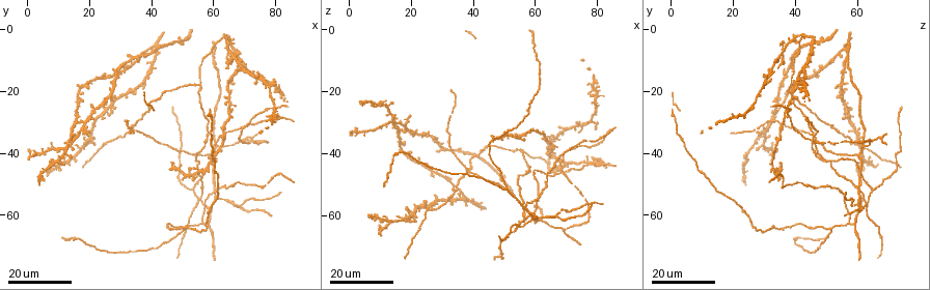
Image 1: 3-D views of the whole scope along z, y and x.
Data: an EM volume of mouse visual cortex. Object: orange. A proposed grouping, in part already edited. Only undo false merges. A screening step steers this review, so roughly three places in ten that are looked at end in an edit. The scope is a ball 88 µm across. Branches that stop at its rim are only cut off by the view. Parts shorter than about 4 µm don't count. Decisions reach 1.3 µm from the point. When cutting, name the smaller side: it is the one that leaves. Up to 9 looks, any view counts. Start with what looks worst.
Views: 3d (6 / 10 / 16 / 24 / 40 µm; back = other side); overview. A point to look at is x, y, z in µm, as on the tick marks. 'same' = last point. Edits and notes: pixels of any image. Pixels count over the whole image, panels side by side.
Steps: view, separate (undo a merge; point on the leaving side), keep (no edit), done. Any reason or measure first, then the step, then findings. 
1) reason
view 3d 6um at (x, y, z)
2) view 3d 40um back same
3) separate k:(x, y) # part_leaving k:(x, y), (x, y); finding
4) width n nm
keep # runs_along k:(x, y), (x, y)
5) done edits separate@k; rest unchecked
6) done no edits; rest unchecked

two arms at a narrow angle
view 3d 16um at (65, 7, 36)

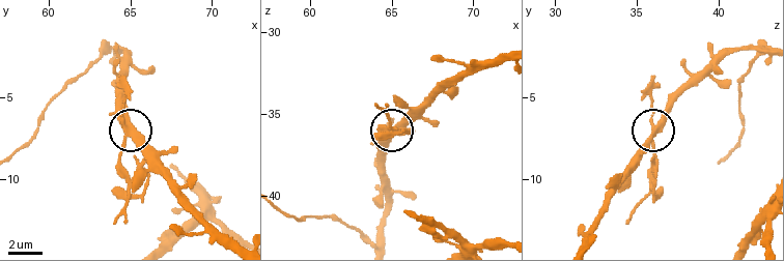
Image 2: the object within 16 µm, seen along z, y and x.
view 3d 6um at (64.9, 7.2, 35.9)

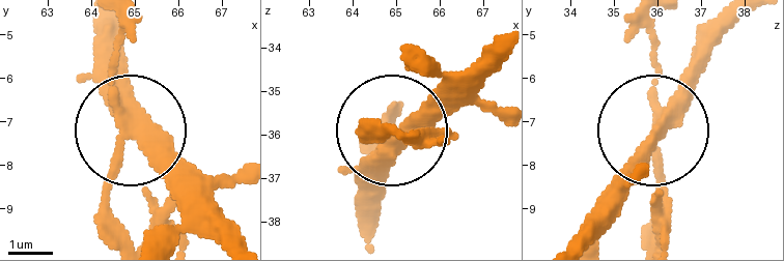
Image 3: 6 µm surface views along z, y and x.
arms 4
separate 3:(111, 59) # part_leaving 3:(127, 116), (108, 234); a second neuron is stuck on

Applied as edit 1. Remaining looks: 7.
three arms meet
view 3d 16um at (67, 57, 60)

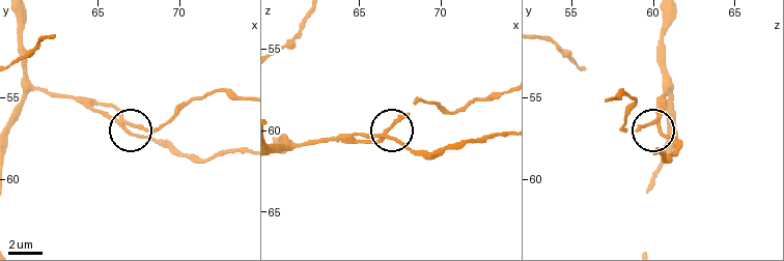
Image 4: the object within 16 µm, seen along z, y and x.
view 3d 6um at (66.8, 56.6, 60.1)

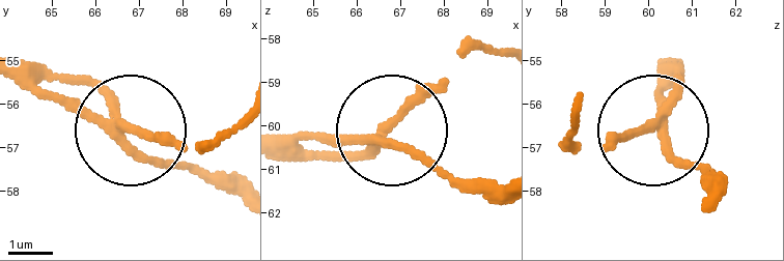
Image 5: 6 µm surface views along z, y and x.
arms 3
keep # runs_along 5:(286, 149), (387, 135), (460, 191); continuous, no second neuron

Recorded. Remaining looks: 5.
side arm on a straight run
view 3d 24um at (56, 55, 64)

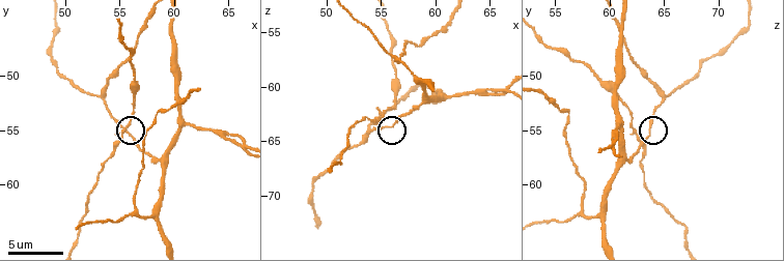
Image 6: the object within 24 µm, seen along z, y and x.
zoom in
view 3d 10um at (55.8, 55.2, 63.6)

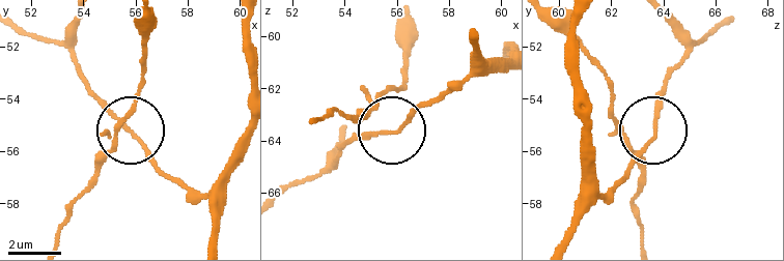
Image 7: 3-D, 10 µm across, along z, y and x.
arms 3
keep # runs_along 7:(553, 22), (605, 76), (634, 147), (653, 127), (665, 85); all the same neuron

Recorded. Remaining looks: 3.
four arms meet
view 3d 6um at (61.0, 54.6, 61.0)

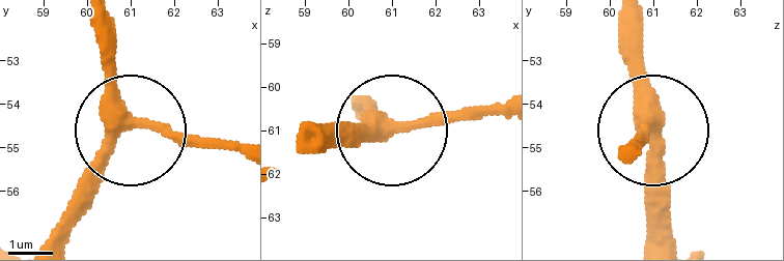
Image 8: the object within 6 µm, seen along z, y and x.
view 3d 6um back at (61.20, 54.40, 60.95)

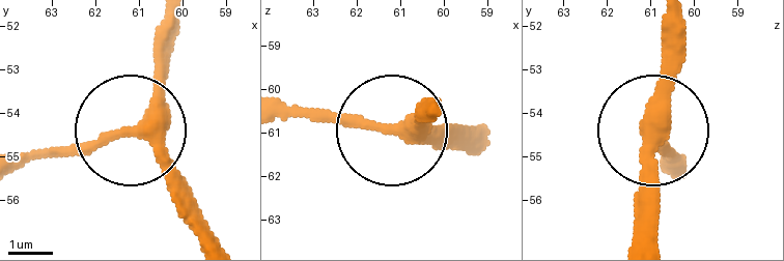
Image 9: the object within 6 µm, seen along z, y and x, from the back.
side_arm 27 um; arms 4
keep # continuous, no second neuron

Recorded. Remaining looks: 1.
done edits separate@3; rest unchecked

